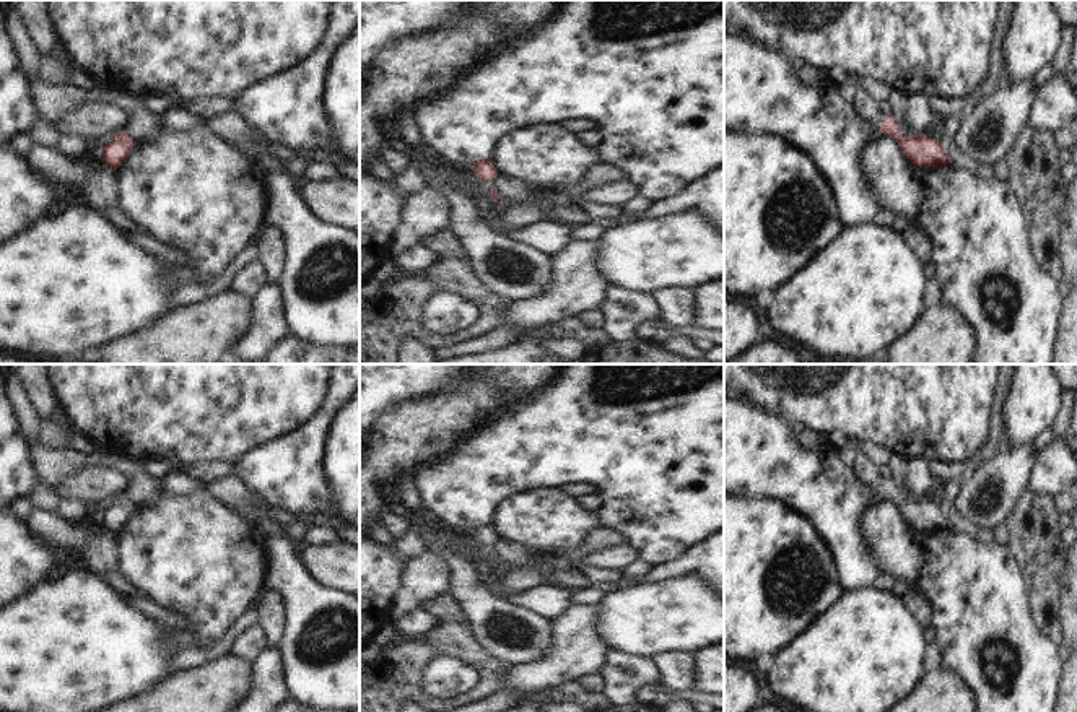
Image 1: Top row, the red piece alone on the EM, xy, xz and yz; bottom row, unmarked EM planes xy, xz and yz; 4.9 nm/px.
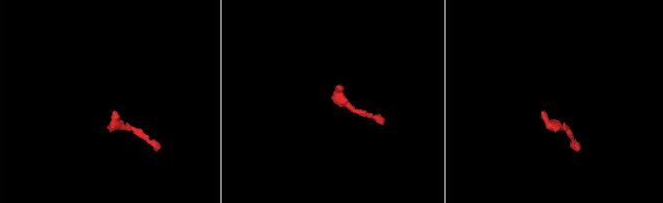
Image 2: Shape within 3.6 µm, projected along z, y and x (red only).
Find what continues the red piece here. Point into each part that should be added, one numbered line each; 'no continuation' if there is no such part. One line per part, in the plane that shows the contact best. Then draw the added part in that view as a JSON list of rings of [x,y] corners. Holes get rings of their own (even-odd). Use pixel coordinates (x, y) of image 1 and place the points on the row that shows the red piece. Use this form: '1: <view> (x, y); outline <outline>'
1: yz (866, 106); outline [[[857,88],[854,98],[854,107],[857,115],[872,124],[875,128],[880,128],[885,115],[888,114],[887,106],[880,106],[869,93],[862,88]]]

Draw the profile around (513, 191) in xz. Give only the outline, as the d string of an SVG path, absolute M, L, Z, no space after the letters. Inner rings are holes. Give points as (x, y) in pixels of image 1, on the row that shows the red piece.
M498 174L491 185L508 203L538 203L542 198L542 190L530 189L516 177Z

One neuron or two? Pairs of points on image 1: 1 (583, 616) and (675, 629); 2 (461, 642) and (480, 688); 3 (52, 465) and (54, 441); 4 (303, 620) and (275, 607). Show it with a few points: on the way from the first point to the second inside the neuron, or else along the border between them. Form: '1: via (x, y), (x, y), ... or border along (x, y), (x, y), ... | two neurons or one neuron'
1: border along (594, 605), (594, 634), (607, 651) | two neurons
2: via (472, 654), (483, 665), (483, 677) | one neuron
3: border along (39, 442), (49, 449), (64, 451), (67, 447) | two neurons
4: border along (269, 587), (283, 605), (283, 634), (275, 646) | two neurons

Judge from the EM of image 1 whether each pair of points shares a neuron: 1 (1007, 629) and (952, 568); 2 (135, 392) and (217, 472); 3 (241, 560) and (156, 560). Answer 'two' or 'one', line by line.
1: one
2: two
3: one

